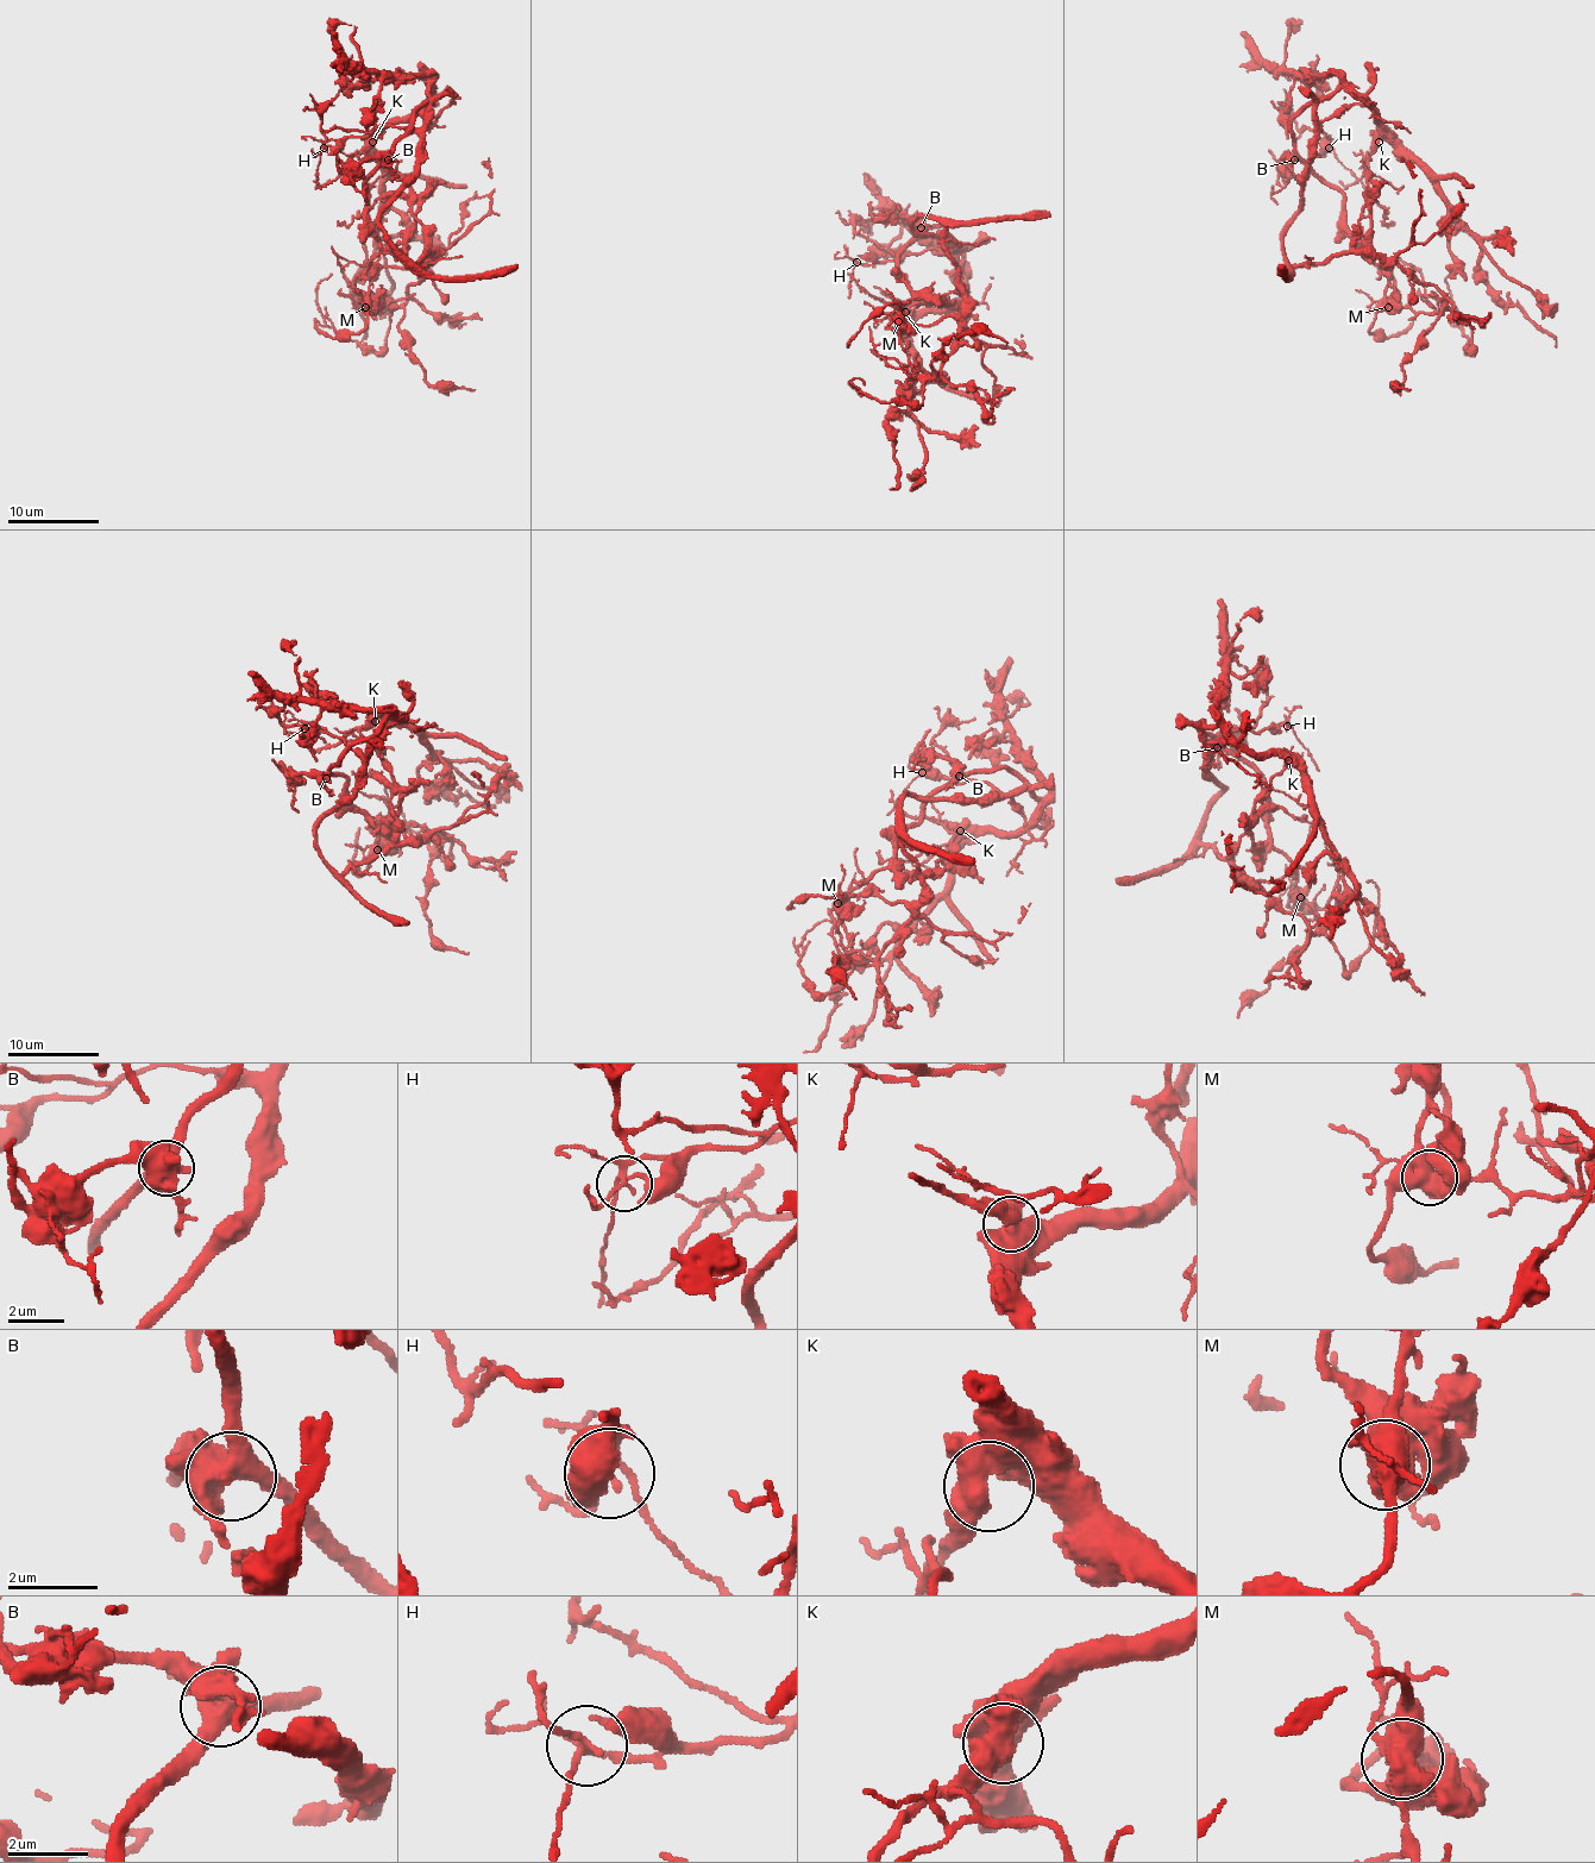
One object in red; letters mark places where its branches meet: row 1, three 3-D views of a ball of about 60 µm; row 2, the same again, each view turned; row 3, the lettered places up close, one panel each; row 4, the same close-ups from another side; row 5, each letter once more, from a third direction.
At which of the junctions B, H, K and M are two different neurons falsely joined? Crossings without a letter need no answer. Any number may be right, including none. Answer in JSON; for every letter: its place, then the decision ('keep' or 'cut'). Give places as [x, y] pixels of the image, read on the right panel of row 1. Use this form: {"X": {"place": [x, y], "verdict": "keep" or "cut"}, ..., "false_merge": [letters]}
{"B": {"place": [1294, 160], "verdict": "keep"}, "H": {"place": [1329, 148], "verdict": "keep"}, "K": {"place": [1379, 142], "verdict": "keep"}, "M": {"place": [1388, 307], "verdict": "cut"}, "false_merge": ["M"]}

